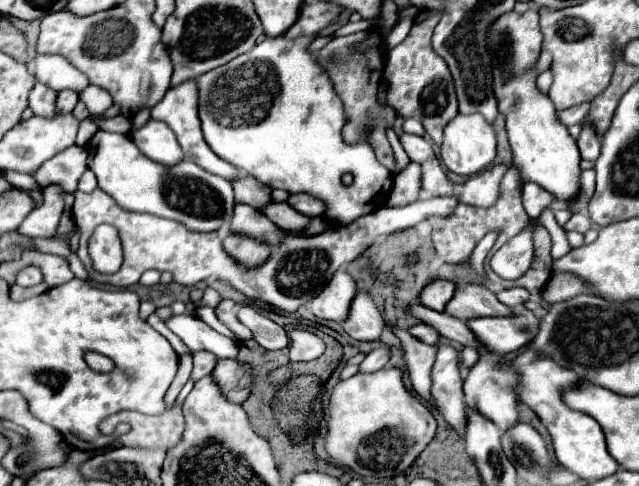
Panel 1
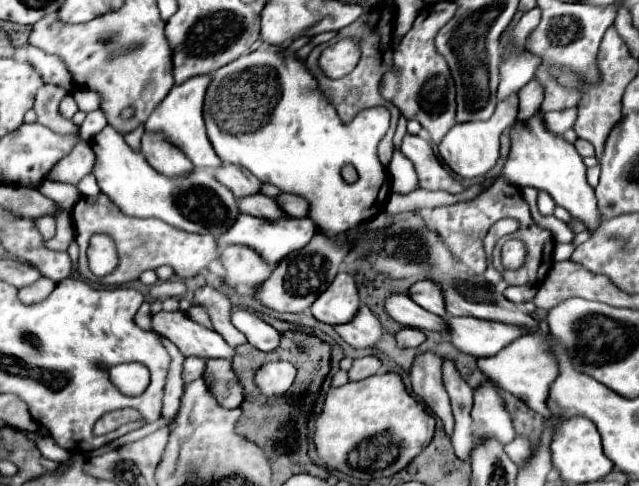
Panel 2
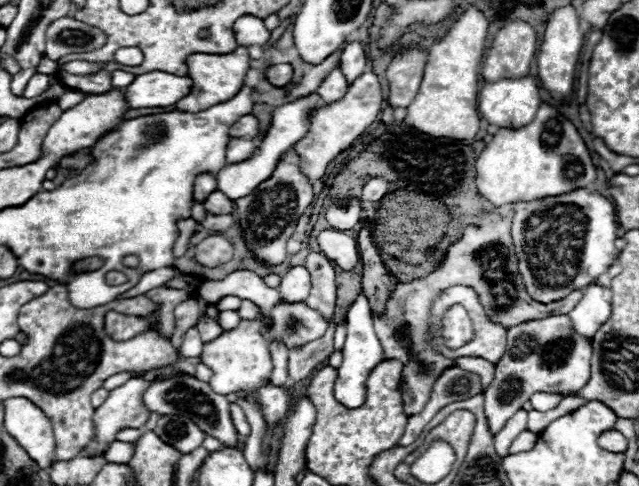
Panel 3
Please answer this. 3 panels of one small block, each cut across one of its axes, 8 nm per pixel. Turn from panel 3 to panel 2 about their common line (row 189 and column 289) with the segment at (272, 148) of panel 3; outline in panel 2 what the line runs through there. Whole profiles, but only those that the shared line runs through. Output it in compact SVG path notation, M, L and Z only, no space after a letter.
M240 214L238 220L234 222L234 226L224 234L224 244L250 246L252 250L258 250L258 254L262 254L266 264L270 264L274 268L274 266L278 266L278 262L282 258L286 258L286 254L302 250L302 246L306 246L316 232L318 230L316 230L314 222L310 222L310 218L278 218L278 222L270 222L264 218Z

